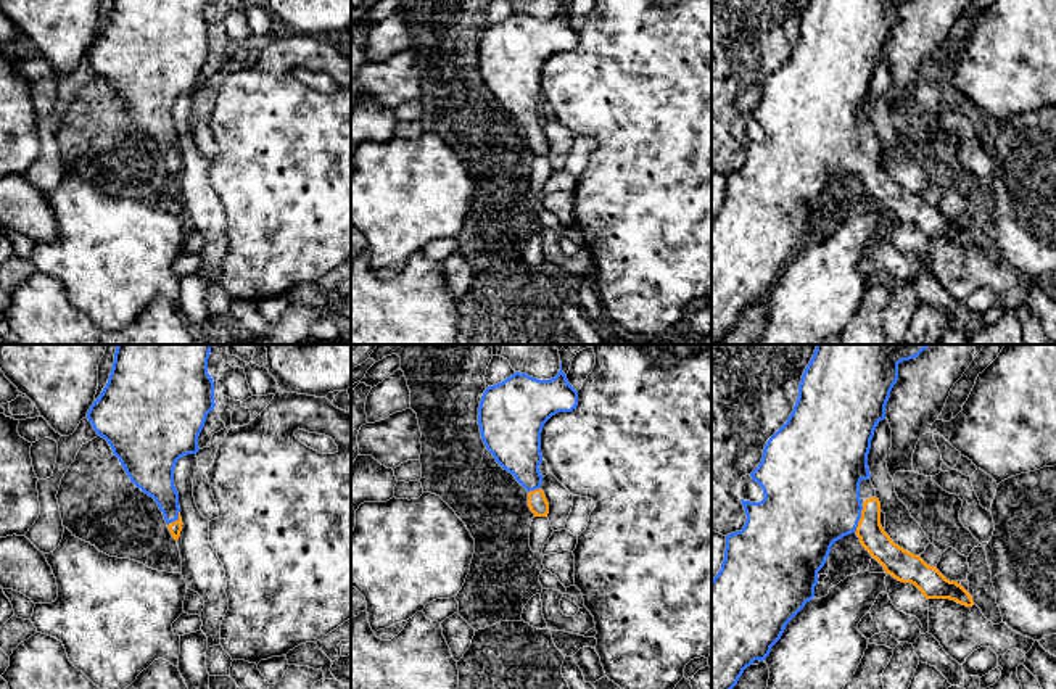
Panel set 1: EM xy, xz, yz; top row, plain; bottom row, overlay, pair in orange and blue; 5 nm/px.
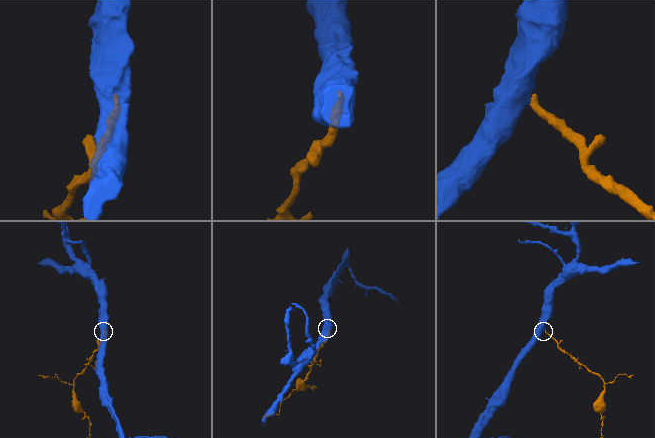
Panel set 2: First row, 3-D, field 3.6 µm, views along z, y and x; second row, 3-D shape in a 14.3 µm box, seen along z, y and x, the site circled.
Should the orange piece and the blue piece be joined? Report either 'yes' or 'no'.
yes

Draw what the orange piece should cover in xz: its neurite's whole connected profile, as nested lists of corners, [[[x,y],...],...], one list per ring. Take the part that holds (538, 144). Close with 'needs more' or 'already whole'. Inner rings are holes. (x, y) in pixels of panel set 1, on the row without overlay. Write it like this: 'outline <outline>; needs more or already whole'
outline [[[562,2],[559,13],[551,19],[538,19],[526,13],[515,11],[504,21],[488,26],[481,35],[478,47],[478,64],[481,79],[486,89],[493,93],[496,101],[512,113],[515,119],[528,130],[528,146],[534,156],[547,156],[549,142],[541,129],[542,114],[539,105],[542,101],[541,93],[541,71],[544,63],[559,52],[571,52],[578,45],[578,31],[568,23],[567,14],[562,11]]]; needs more

